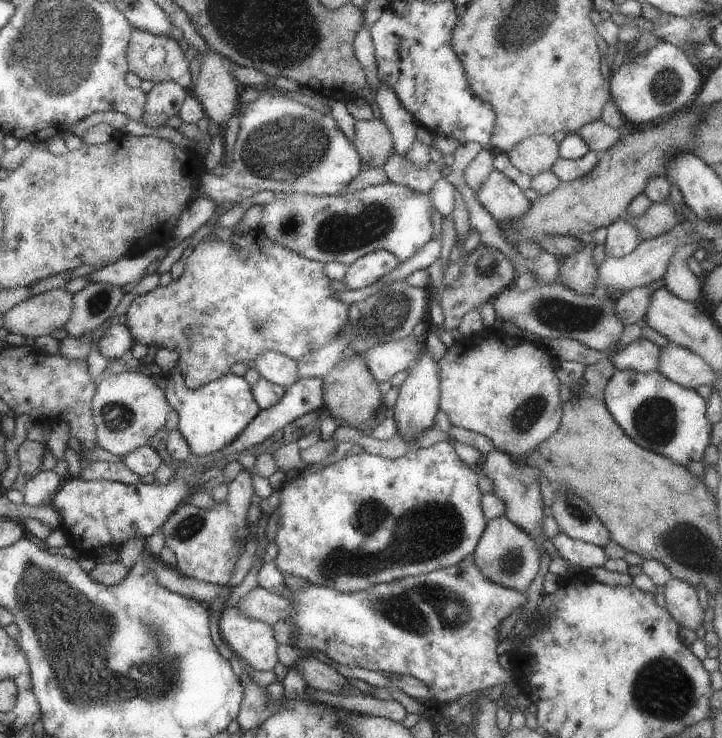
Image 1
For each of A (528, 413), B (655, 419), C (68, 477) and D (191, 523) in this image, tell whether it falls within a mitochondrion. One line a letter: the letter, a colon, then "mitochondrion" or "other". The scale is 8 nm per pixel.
A: mitochondrion
B: mitochondrion
C: other
D: mitochondrion

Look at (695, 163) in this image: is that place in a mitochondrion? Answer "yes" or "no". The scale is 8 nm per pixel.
no

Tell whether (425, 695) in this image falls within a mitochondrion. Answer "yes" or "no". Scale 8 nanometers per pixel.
no

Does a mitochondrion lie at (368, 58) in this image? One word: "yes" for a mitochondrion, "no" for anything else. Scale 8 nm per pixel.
no

